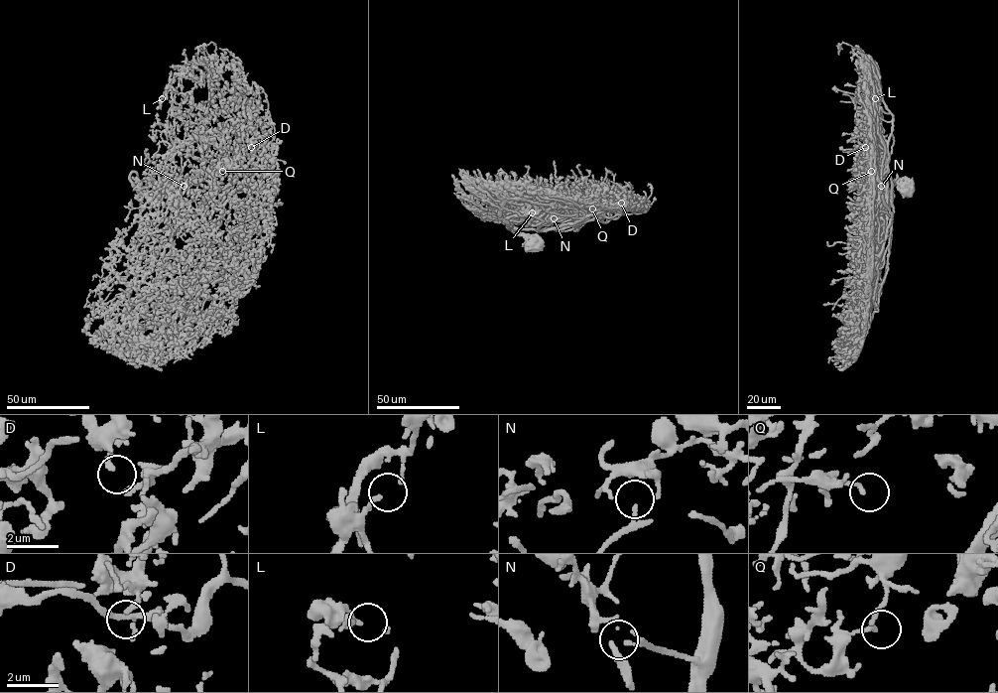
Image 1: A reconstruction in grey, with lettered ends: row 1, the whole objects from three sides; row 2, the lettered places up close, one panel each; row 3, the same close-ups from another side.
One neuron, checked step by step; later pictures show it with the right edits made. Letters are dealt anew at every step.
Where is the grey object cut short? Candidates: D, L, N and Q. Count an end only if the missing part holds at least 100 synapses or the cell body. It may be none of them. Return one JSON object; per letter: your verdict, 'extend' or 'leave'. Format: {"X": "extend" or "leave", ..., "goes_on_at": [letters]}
{"D": "leave", "L": "leave", "N": "extend", "Q": "leave", "goes_on_at": ["N"]}

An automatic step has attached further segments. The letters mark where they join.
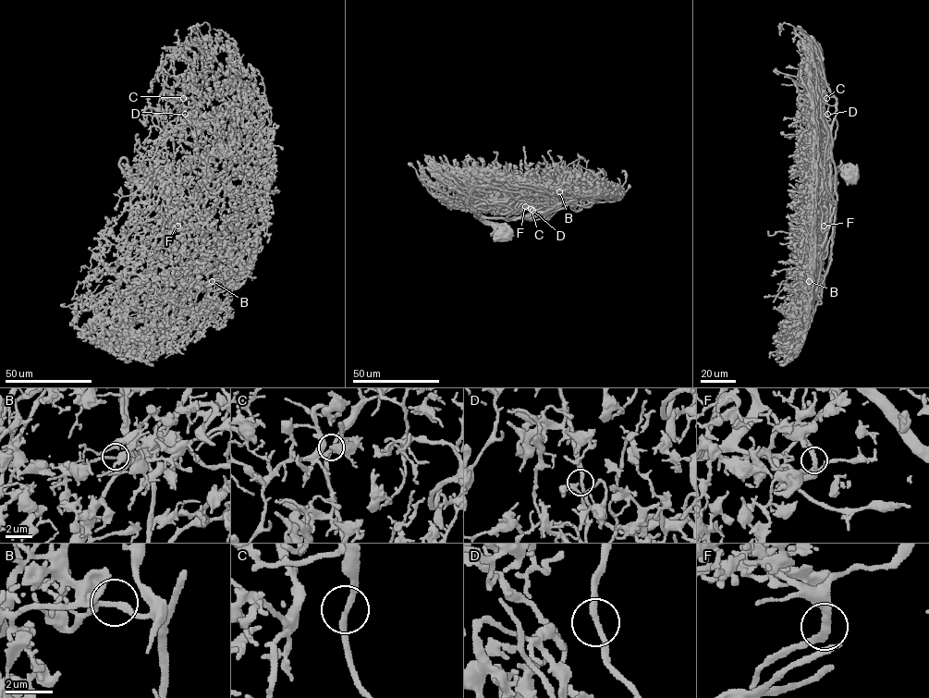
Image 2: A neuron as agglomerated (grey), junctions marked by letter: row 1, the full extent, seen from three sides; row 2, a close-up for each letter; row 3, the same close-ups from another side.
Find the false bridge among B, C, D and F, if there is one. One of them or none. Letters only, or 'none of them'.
none of them

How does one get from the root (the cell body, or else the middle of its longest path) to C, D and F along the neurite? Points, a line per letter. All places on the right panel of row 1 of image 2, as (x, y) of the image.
C: (849, 177), (839, 170), (835, 175), (836, 185), (826, 97)
D: (849, 177), (839, 170), (835, 175), (836, 185), (827, 114)
F: (849, 177), (840, 170), (835, 175), (834, 222), (831, 224), (828, 219), (824, 225)

